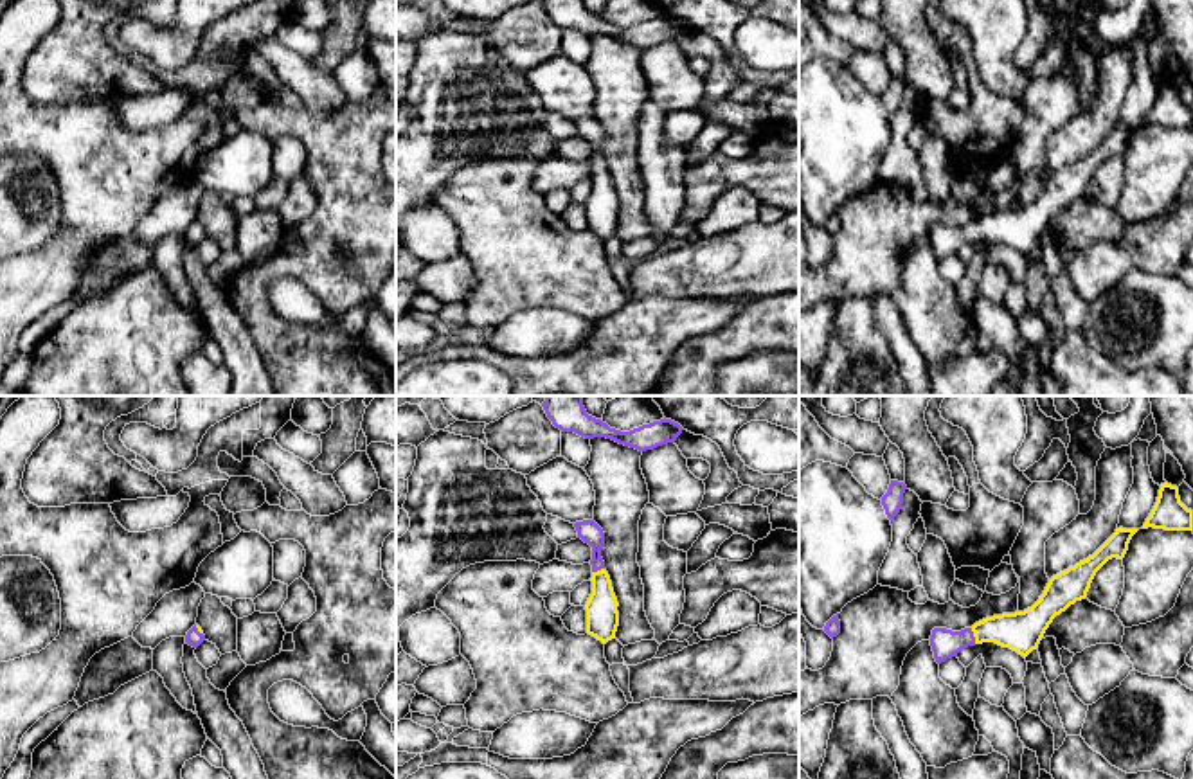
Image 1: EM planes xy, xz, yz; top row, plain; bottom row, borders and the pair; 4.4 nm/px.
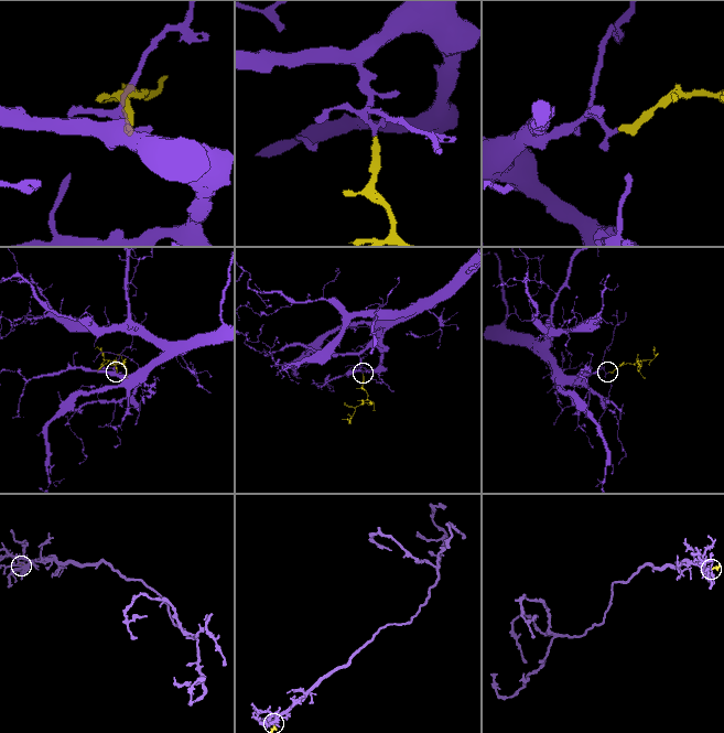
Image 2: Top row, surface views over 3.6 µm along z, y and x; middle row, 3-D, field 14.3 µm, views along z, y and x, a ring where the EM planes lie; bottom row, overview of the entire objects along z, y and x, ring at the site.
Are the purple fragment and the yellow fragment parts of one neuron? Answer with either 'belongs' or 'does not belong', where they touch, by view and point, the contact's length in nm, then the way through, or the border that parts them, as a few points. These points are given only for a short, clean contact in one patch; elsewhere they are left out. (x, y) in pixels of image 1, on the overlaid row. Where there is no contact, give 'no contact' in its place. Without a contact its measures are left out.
belongs; contact yz (972, 635); length 80 nm; way yz (945, 643), (972, 635), (1021, 632)

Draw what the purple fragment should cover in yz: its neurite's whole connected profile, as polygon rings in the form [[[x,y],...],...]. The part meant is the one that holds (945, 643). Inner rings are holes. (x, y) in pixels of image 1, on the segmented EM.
[[[1116,529],[1116,533],[1087,560],[1053,576],[1040,599],[1024,612],[986,617],[972,628],[952,631],[934,628],[930,646],[937,664],[968,646],[995,642],[1009,648],[1024,658],[1038,648],[1045,630],[1056,615],[1065,612],[1076,601],[1087,597],[1096,572],[1112,558],[1123,560],[1132,536],[1139,529]]]

